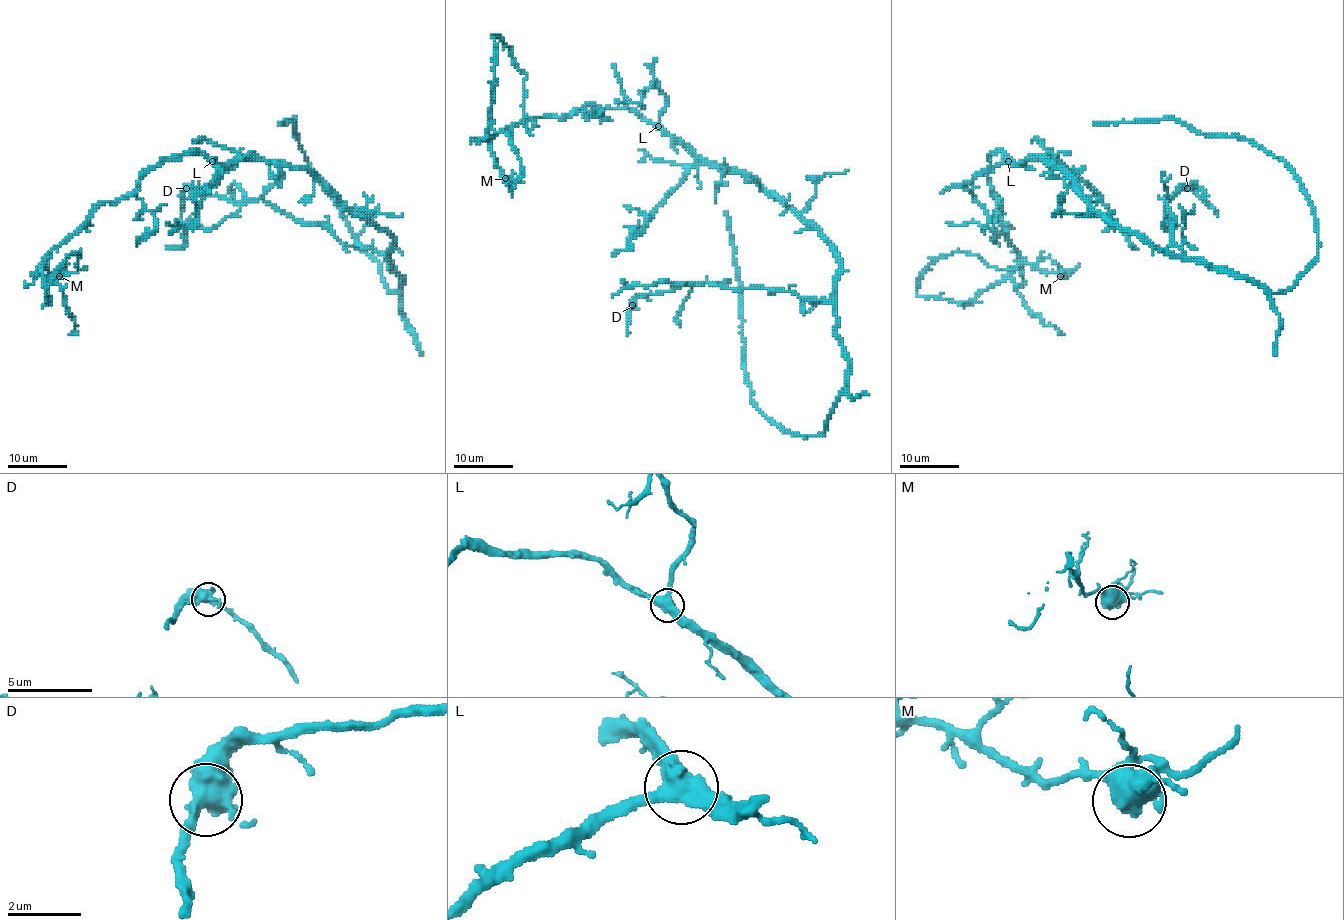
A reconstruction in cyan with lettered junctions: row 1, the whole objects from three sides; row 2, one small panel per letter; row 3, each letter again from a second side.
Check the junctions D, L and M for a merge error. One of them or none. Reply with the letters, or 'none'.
none

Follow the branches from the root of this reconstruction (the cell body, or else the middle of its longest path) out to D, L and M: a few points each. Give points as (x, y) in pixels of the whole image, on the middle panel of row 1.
D: (779, 200), (804, 218), (837, 257), (840, 271), (828, 301), (763, 287), (690, 283), (639, 295), (632, 305)
L: (779, 200), (750, 177), (707, 165), (659, 125)
M: (779, 200), (750, 177), (707, 165), (629, 109), (586, 106), (505, 127), (490, 144), (505, 178)

